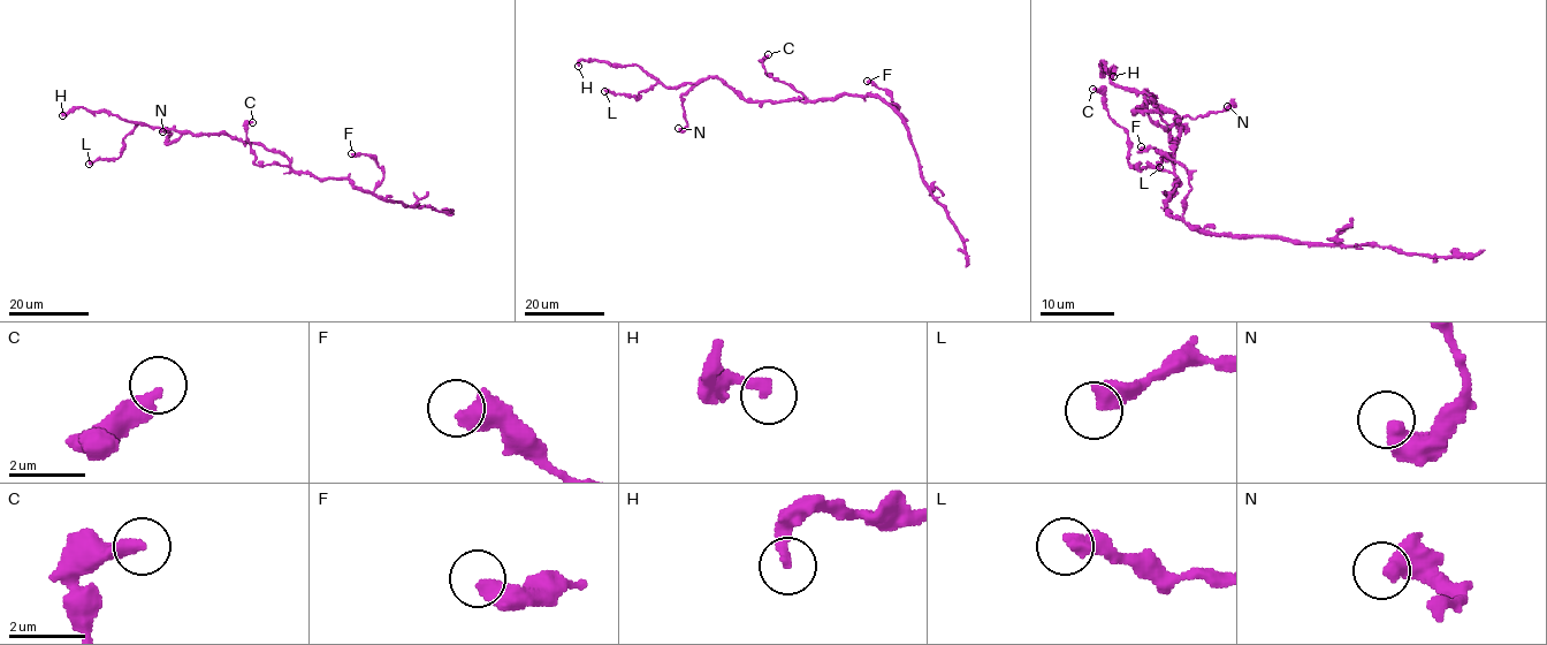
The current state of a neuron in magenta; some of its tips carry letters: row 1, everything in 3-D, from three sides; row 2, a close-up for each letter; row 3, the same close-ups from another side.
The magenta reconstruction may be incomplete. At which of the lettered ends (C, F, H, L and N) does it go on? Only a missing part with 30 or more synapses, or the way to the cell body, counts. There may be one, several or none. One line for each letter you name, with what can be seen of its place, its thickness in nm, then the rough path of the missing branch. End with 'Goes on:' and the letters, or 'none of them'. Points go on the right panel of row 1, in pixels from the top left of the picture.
H: place (1113, 76); calibre 260 nm; course (1113, 76), (1118, 74), (1153, 98), (1160, 98), (1199, 61), (1218, 54), (1232, 43), (1250, 43), (1259, 58)
Goes on: H

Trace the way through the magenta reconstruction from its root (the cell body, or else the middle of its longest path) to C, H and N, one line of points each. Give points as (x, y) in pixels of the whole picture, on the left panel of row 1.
C: (294, 171), (284, 165), (258, 166), (254, 162), (256, 153), (246, 136), (246, 126), (252, 122)
H: (294, 171), (290, 161), (281, 154), (223, 134), (192, 135), (149, 127), (81, 107), (73, 107), (62, 115)
N: (294, 171), (287, 157), (223, 134), (189, 133), (166, 144), (170, 134), (162, 131)

